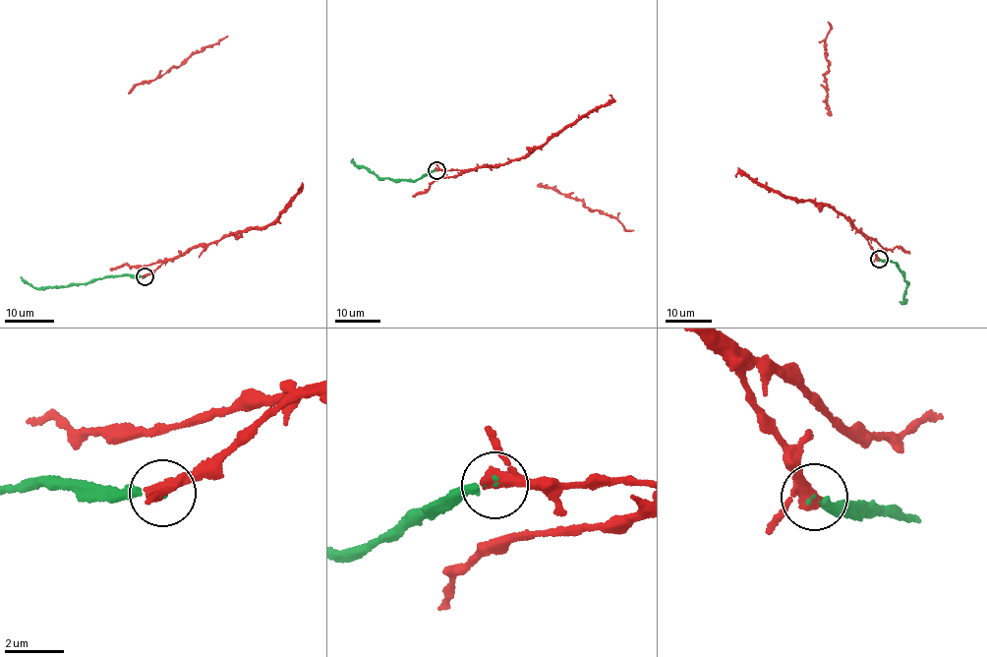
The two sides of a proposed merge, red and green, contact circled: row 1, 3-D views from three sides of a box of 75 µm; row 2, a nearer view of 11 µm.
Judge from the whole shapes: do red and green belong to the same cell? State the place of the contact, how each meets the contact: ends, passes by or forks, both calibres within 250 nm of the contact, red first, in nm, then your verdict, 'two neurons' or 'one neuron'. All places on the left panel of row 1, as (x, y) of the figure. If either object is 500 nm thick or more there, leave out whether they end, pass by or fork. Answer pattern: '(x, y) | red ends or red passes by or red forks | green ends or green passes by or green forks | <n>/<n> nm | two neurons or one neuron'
(145, 276) | red passes by | green ends | 360/80 nm | one neuron

